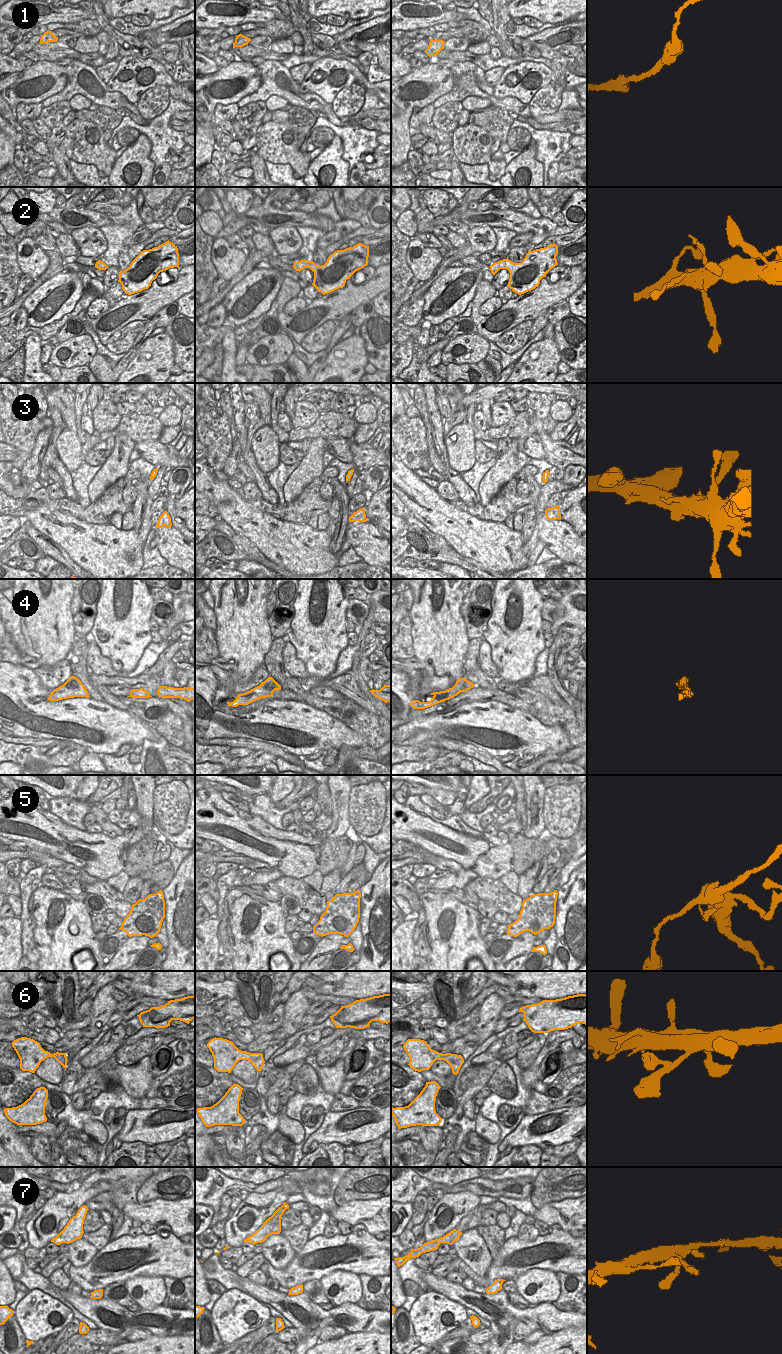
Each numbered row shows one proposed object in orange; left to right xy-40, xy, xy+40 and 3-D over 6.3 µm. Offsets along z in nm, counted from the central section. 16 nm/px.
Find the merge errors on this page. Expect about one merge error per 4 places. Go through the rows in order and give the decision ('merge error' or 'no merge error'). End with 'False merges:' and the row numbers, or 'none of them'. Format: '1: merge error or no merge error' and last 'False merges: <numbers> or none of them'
1: no merge error
2: no merge error
3: no merge error
4: no merge error
5: merge error
6: no merge error
7: no merge error
False merges: 5

